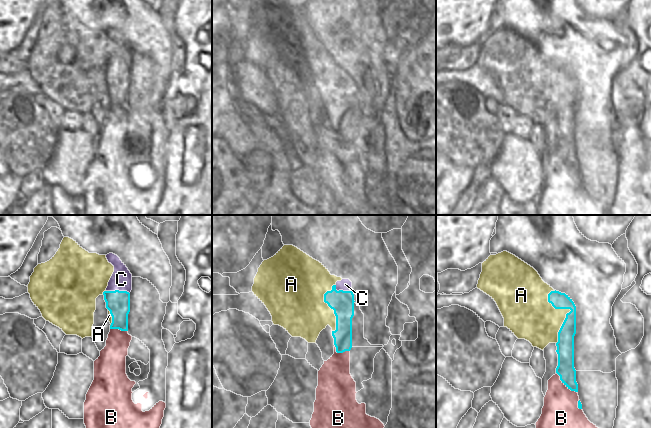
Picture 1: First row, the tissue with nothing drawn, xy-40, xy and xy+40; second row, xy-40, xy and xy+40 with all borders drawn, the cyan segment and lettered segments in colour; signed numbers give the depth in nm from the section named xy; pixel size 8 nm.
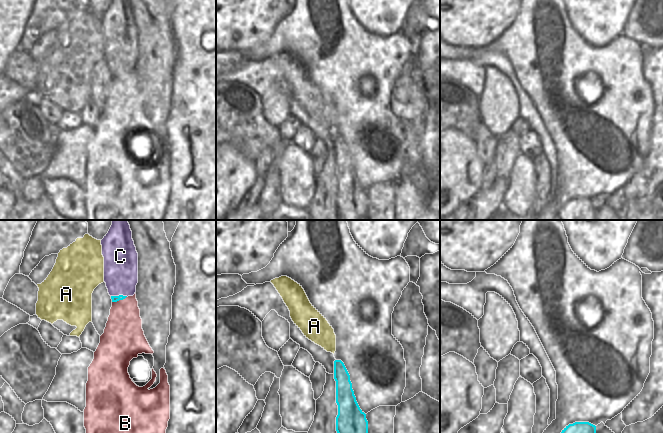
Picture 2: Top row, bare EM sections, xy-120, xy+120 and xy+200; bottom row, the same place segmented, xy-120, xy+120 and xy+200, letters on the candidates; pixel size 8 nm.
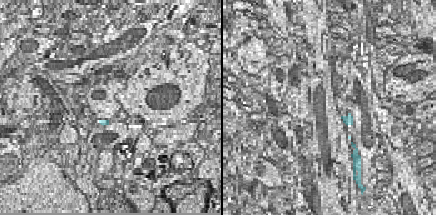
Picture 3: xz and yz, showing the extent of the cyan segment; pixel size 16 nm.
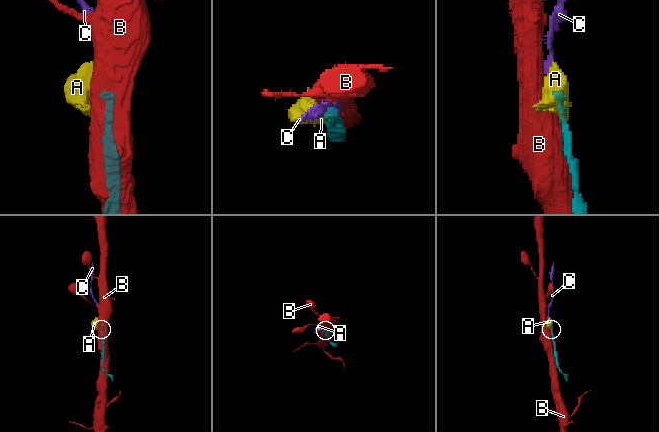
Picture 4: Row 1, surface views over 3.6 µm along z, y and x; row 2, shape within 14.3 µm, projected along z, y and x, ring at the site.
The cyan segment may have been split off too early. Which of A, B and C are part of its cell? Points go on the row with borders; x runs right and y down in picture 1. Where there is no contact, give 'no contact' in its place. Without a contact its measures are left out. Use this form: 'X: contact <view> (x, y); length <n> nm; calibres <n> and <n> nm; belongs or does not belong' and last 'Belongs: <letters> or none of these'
A: contact xy+40 (570, 309); length 440 nm; calibres 130 and 300 nm; does not belong
B: contact xy+40 (565, 384); length 240 nm; calibres 140 and 280 nm; does not belong
C: contact xy-40 (118, 290); length 190 nm; calibres 190 and 170 nm; belongs
Belongs: C

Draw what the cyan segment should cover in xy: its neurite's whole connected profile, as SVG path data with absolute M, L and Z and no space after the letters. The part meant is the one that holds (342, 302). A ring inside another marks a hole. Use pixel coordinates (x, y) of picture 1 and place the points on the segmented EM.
M349 279L337 281L331 291L324 294L324 302L334 310L336 330L332 331L337 353L352 348L352 318L354 316L354 294Z

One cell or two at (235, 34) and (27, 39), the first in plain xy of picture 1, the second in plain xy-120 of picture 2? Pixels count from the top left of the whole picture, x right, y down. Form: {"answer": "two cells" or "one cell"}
{"answer": "two cells"}

